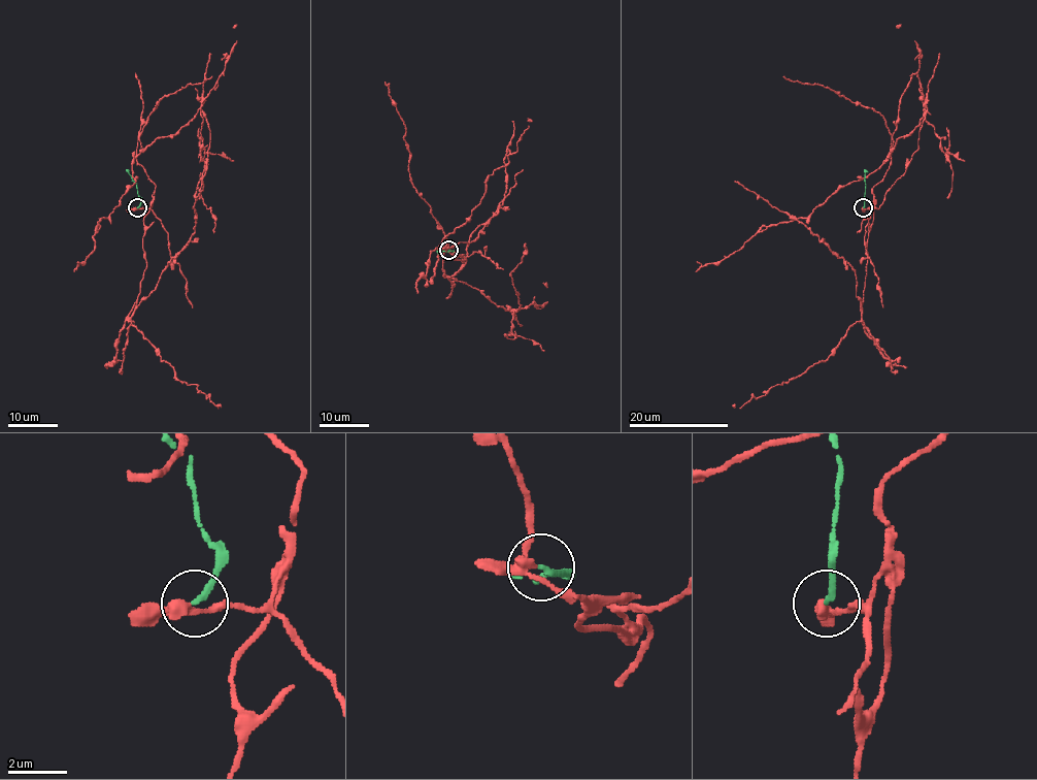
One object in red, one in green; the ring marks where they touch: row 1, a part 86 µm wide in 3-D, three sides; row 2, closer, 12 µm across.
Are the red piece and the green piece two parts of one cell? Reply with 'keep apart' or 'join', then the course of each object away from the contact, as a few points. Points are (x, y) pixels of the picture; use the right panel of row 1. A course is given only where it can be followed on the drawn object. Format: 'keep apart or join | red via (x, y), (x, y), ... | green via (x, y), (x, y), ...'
keep apart | red via (864, 208), (873, 204), (867, 238), (862, 318), (848, 329), (825, 360), (740, 408), (732, 405) | green via (864, 208), (864, 169)

